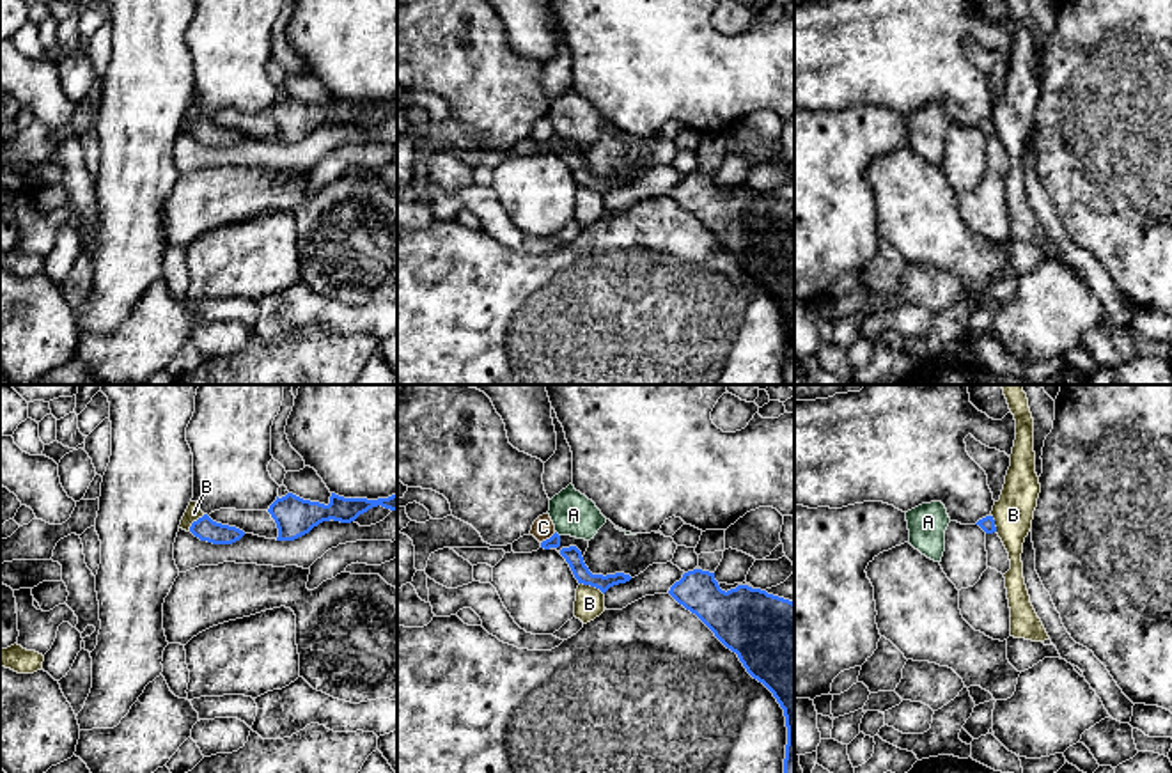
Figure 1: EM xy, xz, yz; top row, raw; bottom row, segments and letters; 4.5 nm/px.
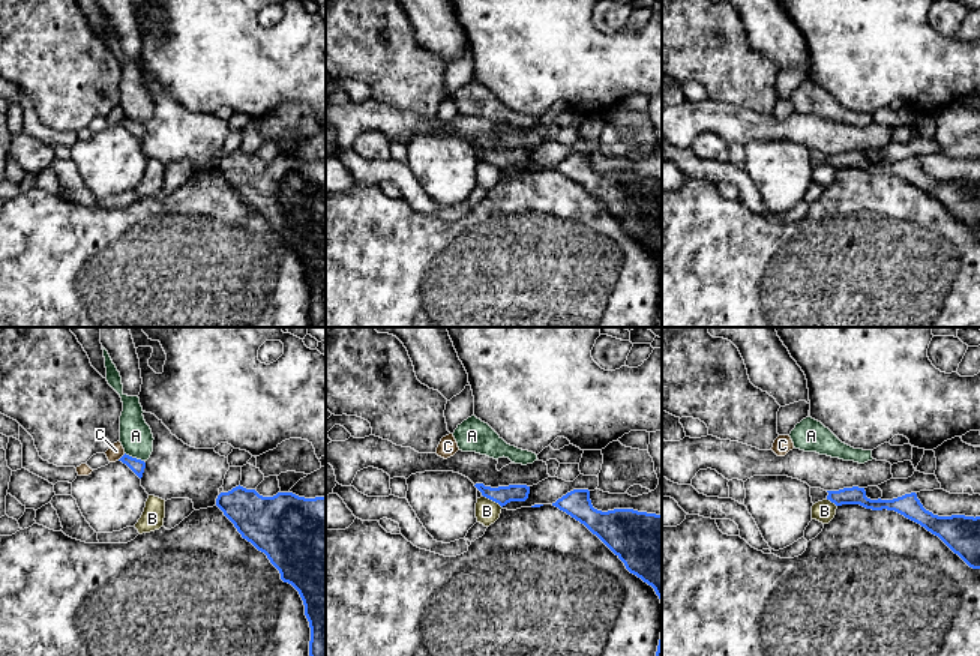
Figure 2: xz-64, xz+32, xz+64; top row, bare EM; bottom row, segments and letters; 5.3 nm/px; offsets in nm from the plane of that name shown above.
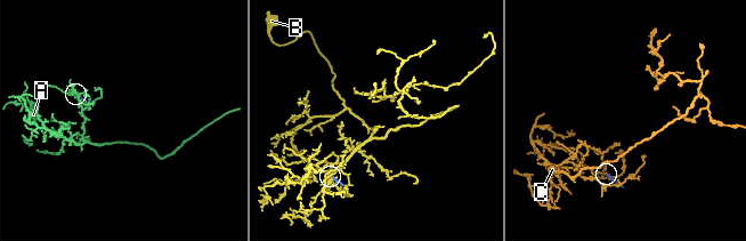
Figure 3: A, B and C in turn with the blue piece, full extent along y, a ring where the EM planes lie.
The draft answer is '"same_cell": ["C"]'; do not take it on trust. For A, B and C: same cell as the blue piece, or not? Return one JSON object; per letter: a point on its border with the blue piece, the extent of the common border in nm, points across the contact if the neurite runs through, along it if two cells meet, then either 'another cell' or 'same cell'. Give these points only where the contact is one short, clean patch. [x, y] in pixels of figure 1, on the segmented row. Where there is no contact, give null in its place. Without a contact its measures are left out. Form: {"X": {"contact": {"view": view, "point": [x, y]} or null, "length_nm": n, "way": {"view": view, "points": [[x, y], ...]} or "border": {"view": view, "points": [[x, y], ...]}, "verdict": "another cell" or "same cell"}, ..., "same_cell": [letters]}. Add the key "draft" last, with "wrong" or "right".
{"A": {"contact": {"view": "xz", "point": [557, 534]}, "length_nm": 40, "verdict": "another cell"}, "B": {"contact": {"view": "xz", "point": [593, 585]}, "length_nm": 130, "border": {"view": "xz", "points": [[580, 582], [596, 587], [603, 594]]}, "verdict": "another cell"}, "C": {"contact": {"view": "xz", "point": [550, 538]}, "length_nm": 90, "border": {"view": "xz", "points": [[555, 532], [541, 543]]}, "verdict": "another cell"}, "same_cell": [], "draft": "wrong"}

